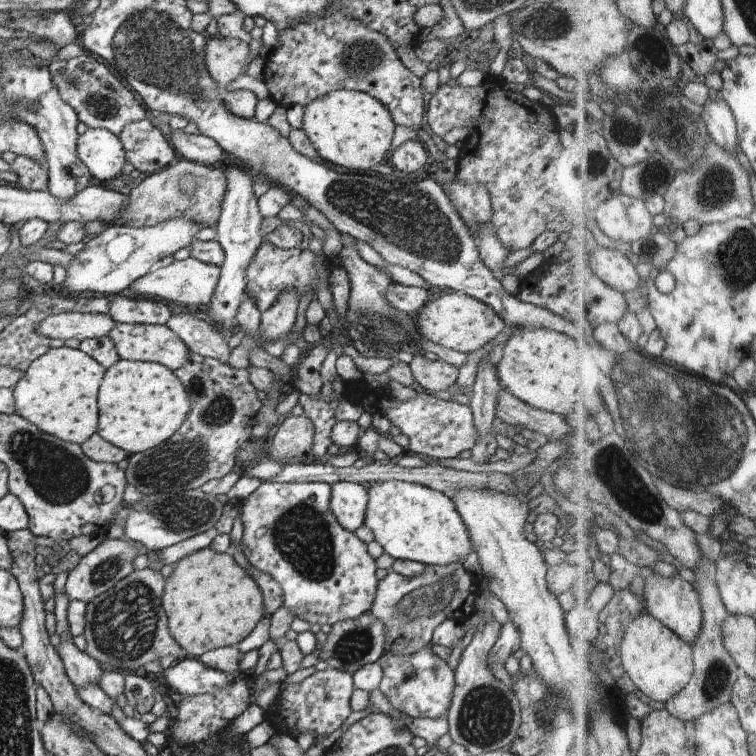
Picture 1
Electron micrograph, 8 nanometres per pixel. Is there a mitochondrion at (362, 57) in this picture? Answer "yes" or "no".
yes

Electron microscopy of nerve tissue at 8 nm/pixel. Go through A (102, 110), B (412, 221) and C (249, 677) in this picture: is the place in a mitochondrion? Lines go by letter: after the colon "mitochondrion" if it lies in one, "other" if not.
A: mitochondrion
B: mitochondrion
C: other

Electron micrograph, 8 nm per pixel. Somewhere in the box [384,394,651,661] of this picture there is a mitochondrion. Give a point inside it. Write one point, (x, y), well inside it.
(426, 600)

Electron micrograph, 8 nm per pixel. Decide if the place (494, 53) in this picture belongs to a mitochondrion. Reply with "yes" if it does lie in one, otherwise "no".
no

